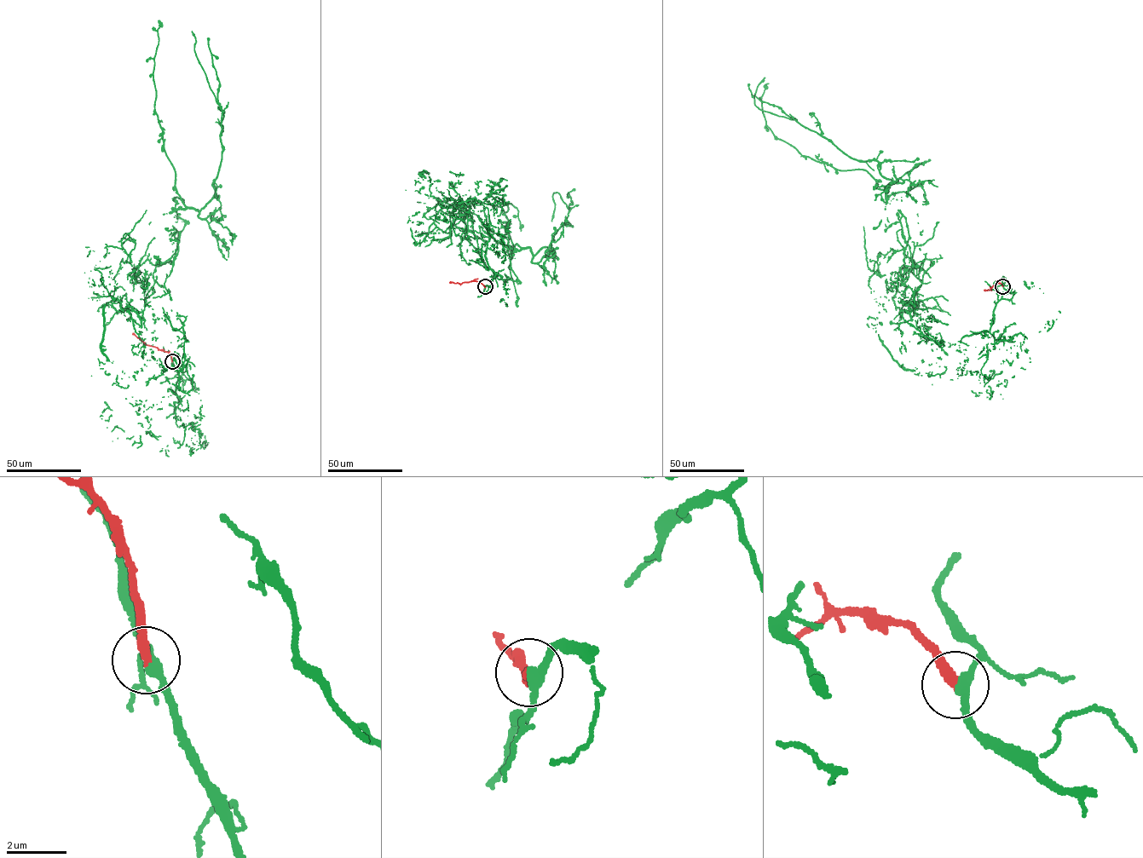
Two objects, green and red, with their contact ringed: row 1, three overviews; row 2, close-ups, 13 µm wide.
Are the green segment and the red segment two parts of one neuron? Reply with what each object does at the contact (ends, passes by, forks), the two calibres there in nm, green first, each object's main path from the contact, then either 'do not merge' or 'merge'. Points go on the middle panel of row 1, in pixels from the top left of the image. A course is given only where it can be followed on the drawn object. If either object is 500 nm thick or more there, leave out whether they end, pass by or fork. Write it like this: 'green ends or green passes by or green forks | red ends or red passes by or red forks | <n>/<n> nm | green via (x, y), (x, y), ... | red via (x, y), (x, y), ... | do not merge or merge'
green passes by | red ends | 280/340 nm | green via (485, 286), (484, 206), (463, 201), (469, 231), (509, 250), (551, 250), (571, 209), (559, 193), (551, 221) | red via (485, 286), (476, 281), (449, 282) | merge

